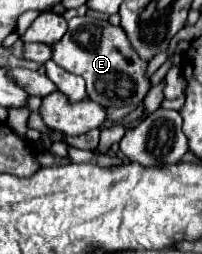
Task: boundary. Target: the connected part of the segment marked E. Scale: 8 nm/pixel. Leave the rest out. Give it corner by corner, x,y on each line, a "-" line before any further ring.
78,16
68,22
68,32
60,42
52,44
52,60
86,80
88,98
98,102
100,106
136,106
144,100
150,90
150,80
144,78
146,62
140,60
132,46
128,46
128,38
120,26
110,26
108,20
96,20
90,16

